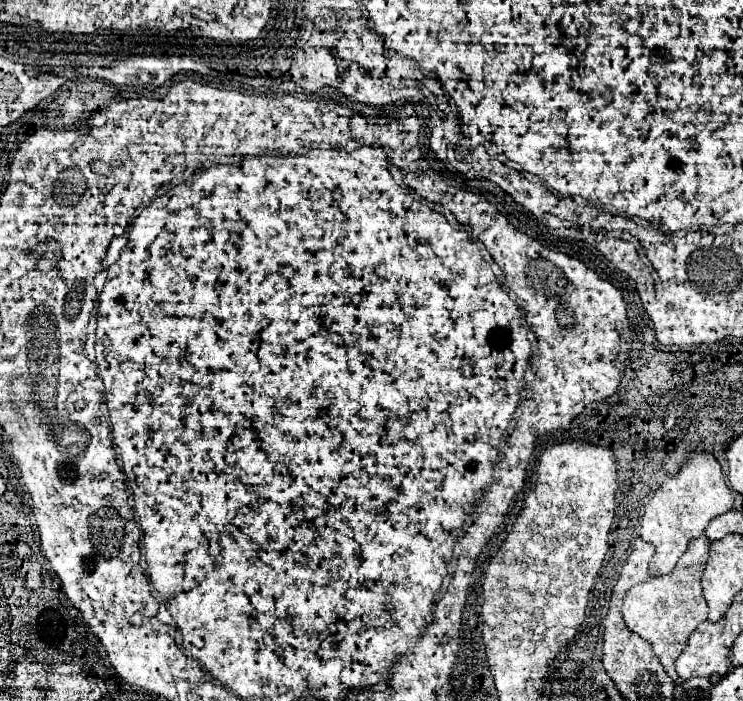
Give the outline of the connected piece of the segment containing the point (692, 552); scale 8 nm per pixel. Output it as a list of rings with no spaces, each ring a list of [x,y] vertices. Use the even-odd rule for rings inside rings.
[[[705,536],[691,540],[687,552],[679,558],[679,564],[673,568],[671,574],[641,582],[633,586],[623,598],[621,614],[625,624],[629,626],[629,630],[639,634],[653,646],[661,664],[665,666],[665,672],[673,680],[679,678],[675,672],[677,656],[685,650],[691,632],[703,620],[707,620],[707,602],[703,600],[701,594],[701,574],[703,574],[703,564],[707,562],[709,544],[711,542]]]

